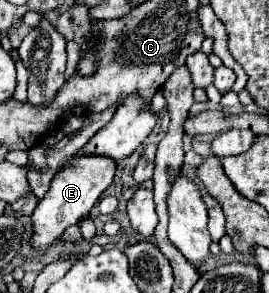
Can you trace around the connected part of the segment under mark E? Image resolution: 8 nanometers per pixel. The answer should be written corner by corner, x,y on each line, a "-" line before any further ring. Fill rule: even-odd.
82,155
74,161
70,161
68,167
60,169
42,201
38,201
34,213
32,213
32,225
34,225
34,235
32,235
32,247
34,249
46,249
50,247
56,239
60,239
62,231
74,223
78,223
82,217
90,213
94,203
100,199
100,195
110,187
114,171
116,171
116,161
104,155

